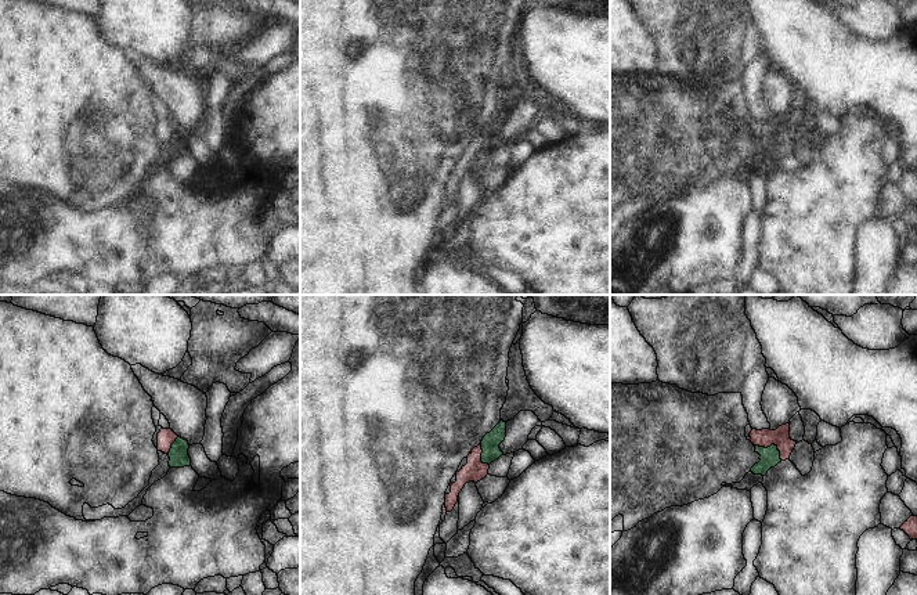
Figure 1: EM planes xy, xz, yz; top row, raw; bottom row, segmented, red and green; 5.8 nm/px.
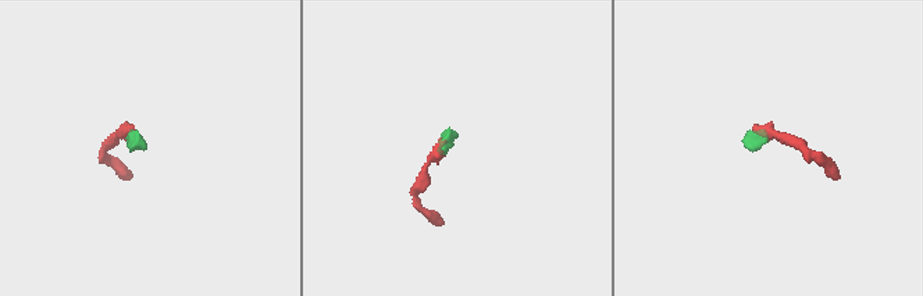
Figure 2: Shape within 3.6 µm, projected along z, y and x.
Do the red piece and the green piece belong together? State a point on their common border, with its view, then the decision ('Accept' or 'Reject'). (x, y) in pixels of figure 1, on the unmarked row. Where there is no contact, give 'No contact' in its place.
Touches red at yz (772, 133). Reject.

